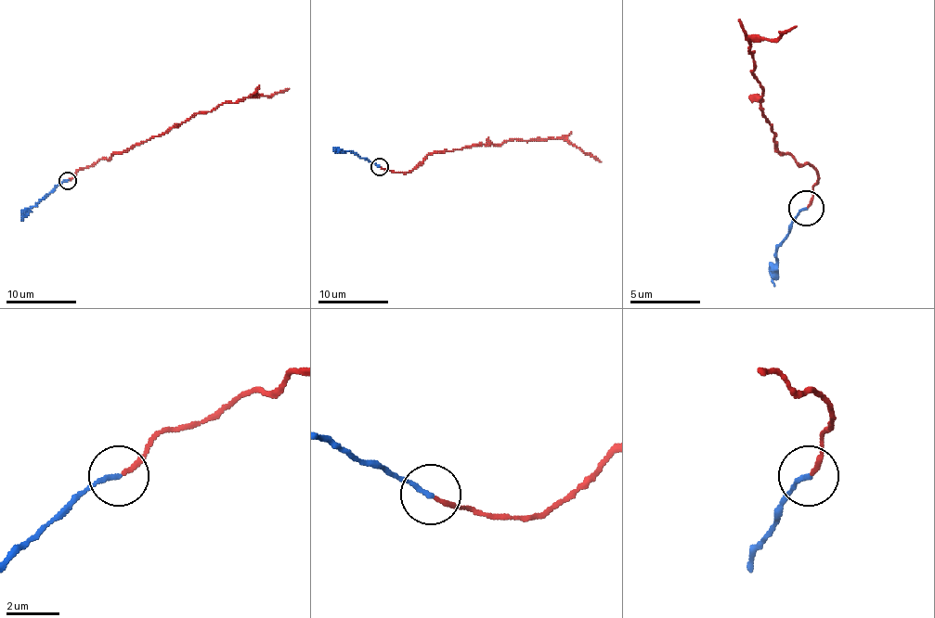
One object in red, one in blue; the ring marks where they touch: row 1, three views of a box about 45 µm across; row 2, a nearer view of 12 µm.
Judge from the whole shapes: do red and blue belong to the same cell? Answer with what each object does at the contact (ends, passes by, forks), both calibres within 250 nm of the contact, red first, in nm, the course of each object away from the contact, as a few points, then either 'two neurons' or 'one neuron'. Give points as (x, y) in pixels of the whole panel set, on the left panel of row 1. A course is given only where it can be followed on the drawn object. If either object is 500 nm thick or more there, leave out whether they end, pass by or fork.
red ends there; blue ends there; 170 nm thick on the red side, 180 nm on the other; red runs (69, 180), (80, 170), (161, 136), (197, 113), (212, 111), (224, 103), (271, 96), (289, 88); blue runs (67, 180), (37, 203), (21, 220); one neuron

